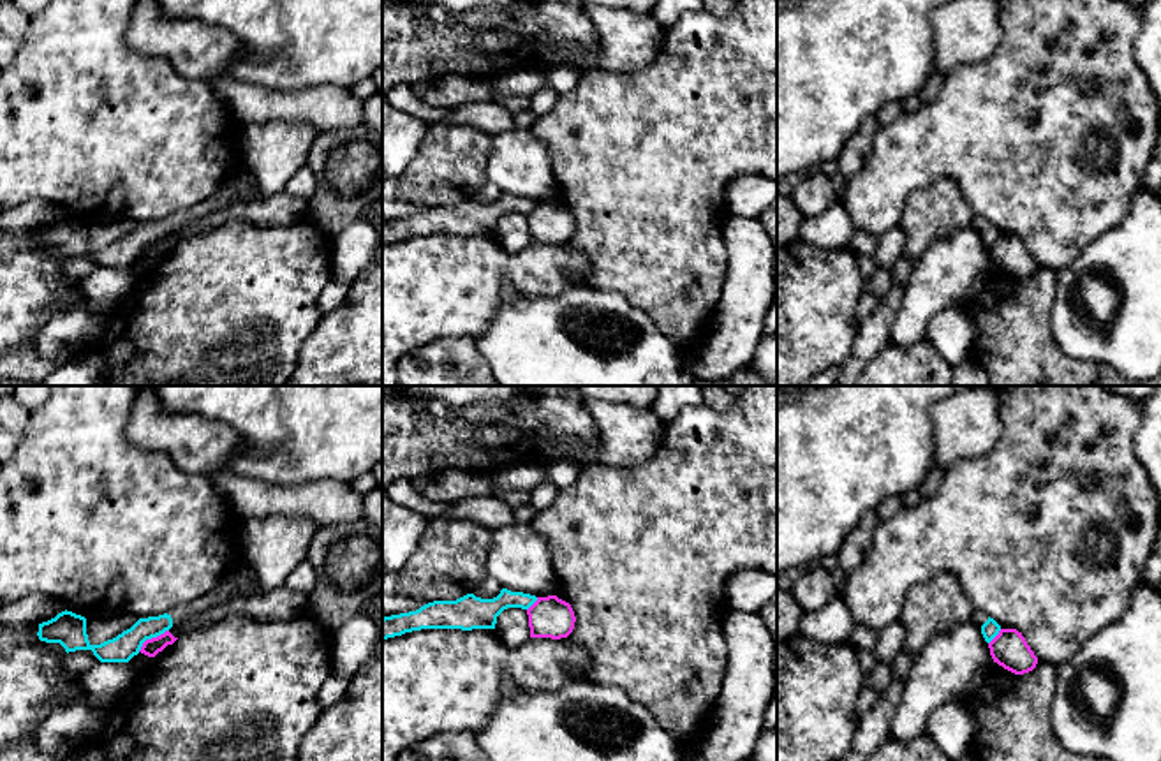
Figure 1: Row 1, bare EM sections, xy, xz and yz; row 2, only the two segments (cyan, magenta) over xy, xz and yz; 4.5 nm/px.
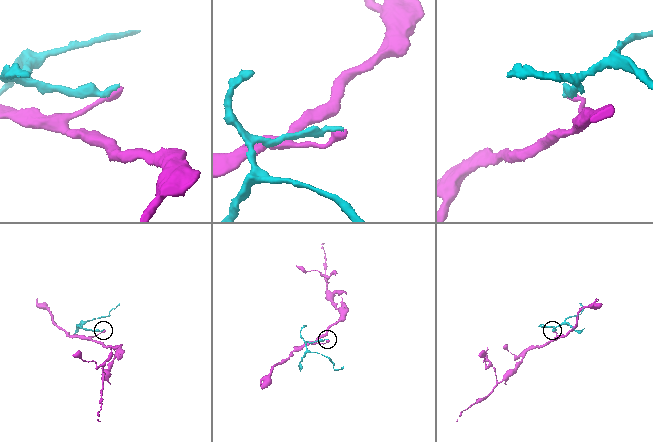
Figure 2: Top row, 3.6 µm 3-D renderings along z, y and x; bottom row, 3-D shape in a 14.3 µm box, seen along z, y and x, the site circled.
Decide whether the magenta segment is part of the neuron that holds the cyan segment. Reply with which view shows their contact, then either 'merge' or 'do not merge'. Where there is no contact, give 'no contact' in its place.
contact in xy; do not merge

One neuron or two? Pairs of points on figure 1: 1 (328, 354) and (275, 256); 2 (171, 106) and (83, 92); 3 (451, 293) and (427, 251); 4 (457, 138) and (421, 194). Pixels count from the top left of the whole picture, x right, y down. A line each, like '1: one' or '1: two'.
1: two
2: one
3: one
4: one

